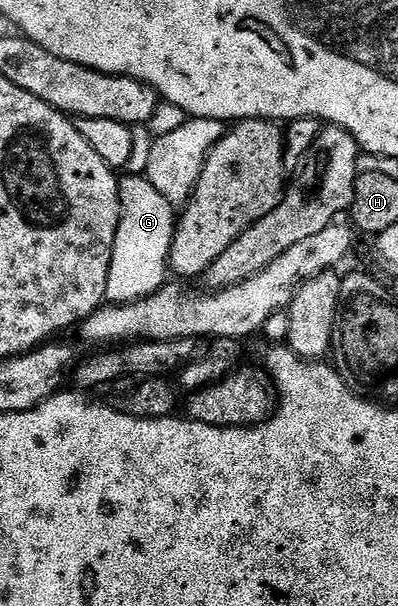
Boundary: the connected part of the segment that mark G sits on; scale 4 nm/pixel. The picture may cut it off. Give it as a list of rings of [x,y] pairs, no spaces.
[[[122,175],[117,197],[121,203],[121,221],[115,234],[105,298],[114,304],[130,304],[165,287],[170,275],[169,251],[179,216],[175,206],[144,175]]]

